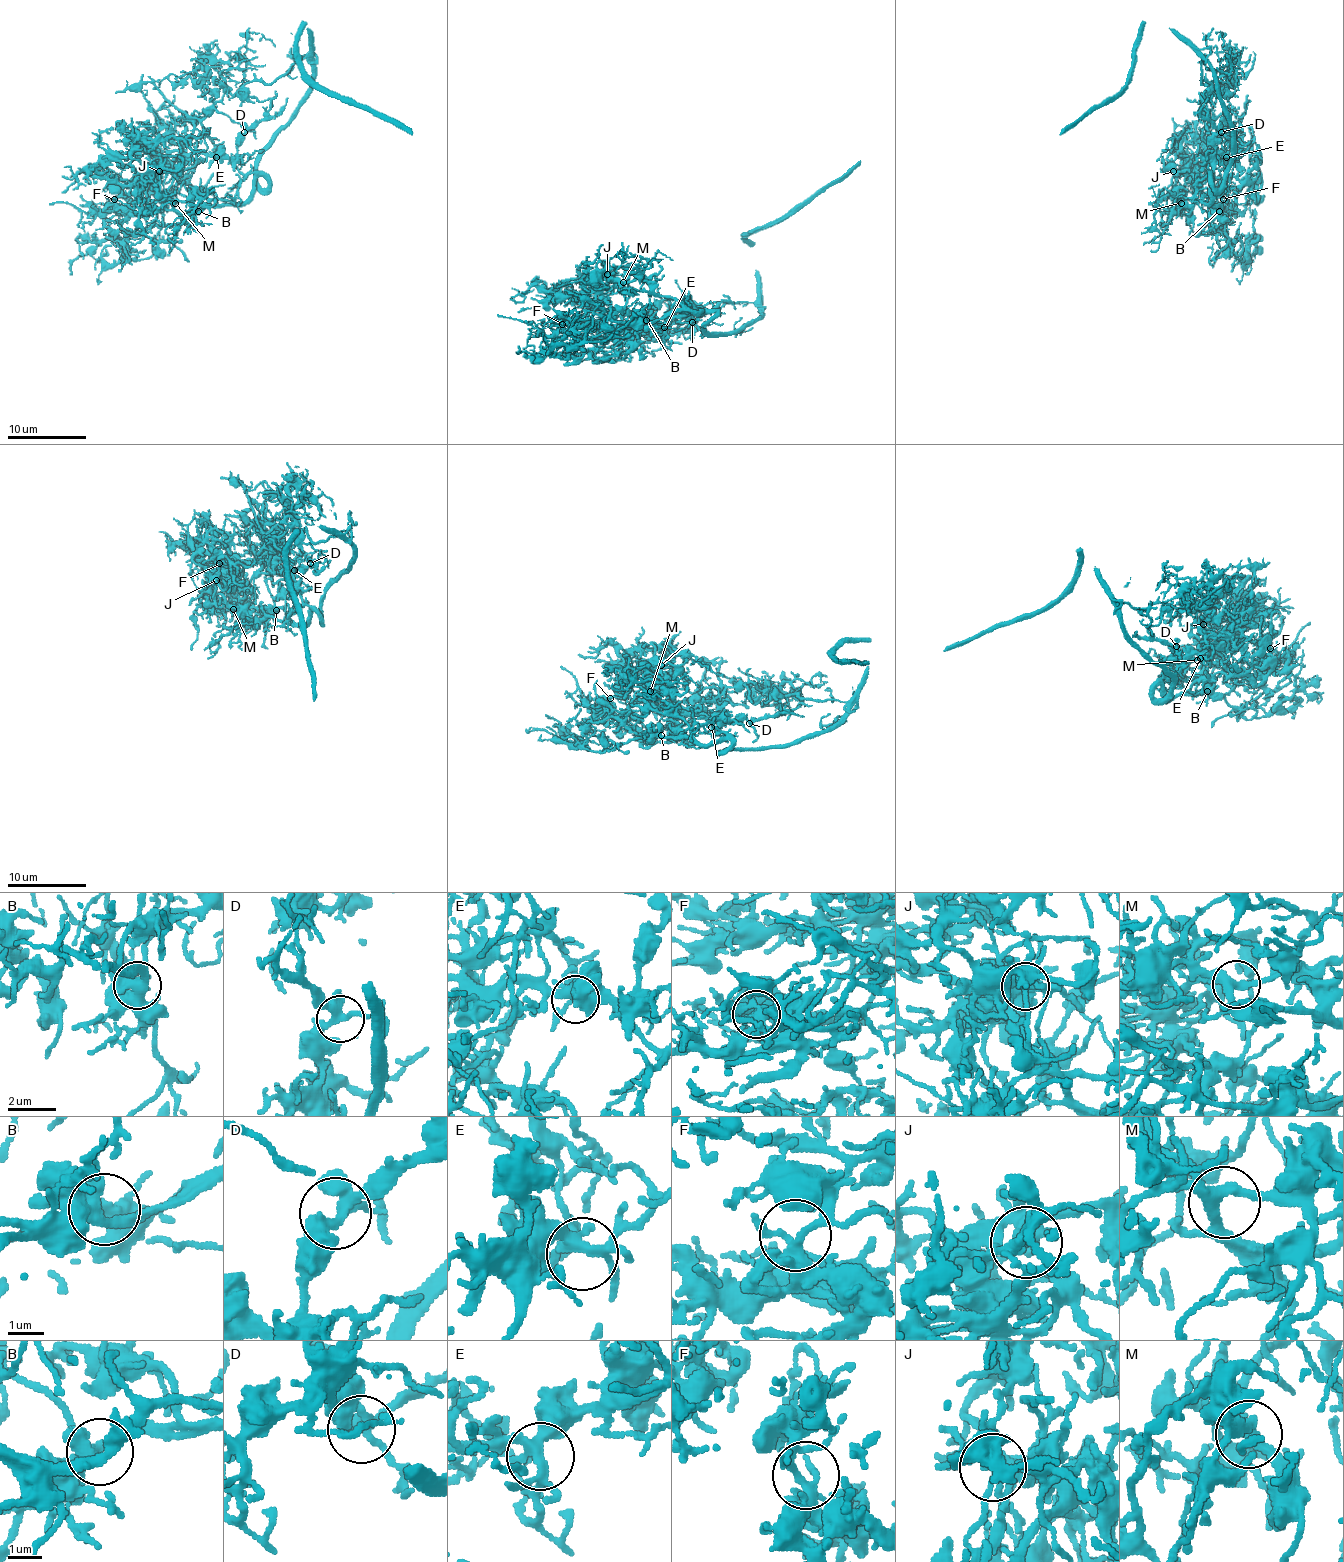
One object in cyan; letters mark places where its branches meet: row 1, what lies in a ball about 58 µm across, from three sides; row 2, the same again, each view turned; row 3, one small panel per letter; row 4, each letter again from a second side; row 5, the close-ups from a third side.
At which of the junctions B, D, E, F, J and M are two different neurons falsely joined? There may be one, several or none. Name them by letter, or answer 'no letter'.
no letter

